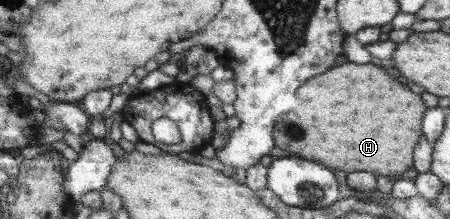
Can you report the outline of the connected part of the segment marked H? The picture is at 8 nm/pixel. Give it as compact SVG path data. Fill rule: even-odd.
M345 63L339 67L331 67L325 75L317 75L305 81L295 91L295 109L281 113L273 123L273 142L281 150L291 156L299 155L303 159L313 159L329 169L337 171L367 171L373 176L395 175L405 173L411 167L411 153L421 133L419 121L425 111L419 95L405 89L401 83L385 75L375 65L355 65Z

